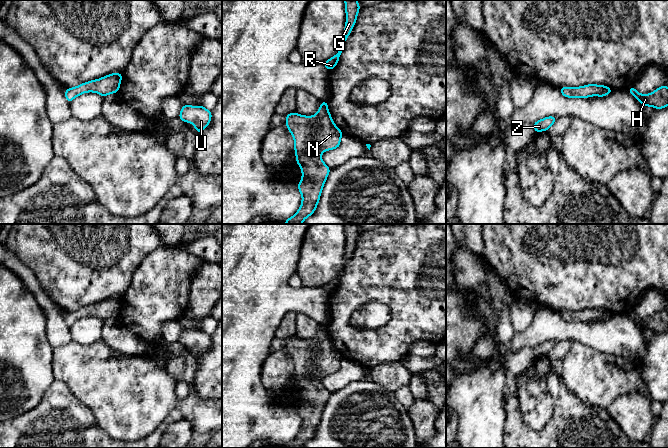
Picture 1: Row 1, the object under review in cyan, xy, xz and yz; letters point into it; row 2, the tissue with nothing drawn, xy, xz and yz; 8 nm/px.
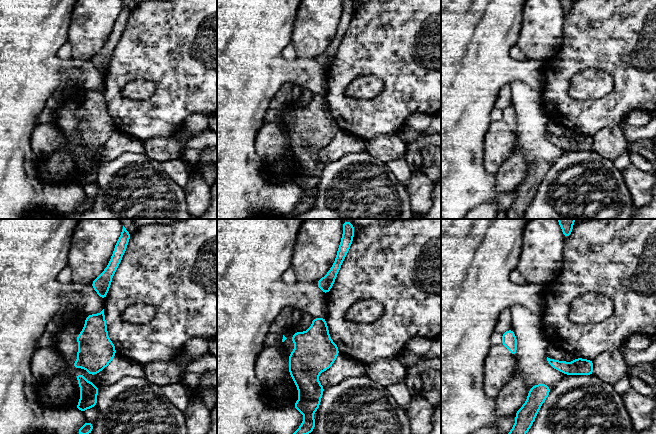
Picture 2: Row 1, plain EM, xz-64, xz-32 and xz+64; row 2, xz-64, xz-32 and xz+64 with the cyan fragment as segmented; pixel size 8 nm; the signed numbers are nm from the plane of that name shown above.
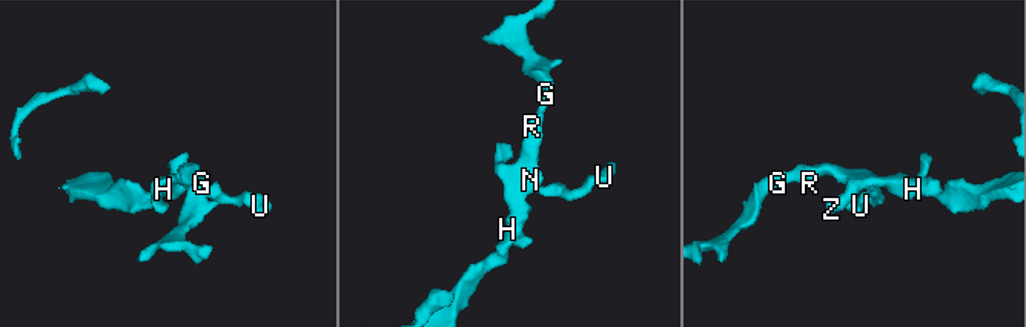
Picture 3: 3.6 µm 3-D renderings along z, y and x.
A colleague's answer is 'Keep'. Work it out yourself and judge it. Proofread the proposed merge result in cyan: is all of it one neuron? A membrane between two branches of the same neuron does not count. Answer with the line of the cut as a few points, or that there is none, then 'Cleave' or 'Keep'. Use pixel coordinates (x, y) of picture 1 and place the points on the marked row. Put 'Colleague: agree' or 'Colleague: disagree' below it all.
No split. Keep
Colleague: agree

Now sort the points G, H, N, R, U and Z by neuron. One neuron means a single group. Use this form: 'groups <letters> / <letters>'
groups G H N R U Z

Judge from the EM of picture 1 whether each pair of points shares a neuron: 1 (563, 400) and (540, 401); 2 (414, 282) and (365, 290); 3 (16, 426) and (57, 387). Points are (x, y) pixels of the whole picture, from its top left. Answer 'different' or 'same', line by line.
1: different
2: same
3: same

